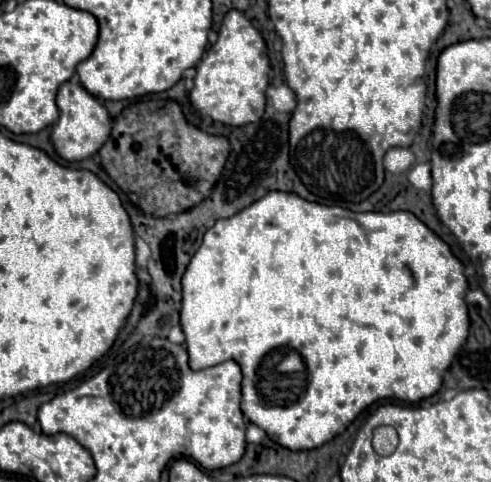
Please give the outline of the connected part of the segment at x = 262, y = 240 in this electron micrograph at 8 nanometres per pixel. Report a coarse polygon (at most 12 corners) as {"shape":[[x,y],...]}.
{"shape":[[287,192],[183,274],[293,452],[441,388],[467,278],[411,212]]}

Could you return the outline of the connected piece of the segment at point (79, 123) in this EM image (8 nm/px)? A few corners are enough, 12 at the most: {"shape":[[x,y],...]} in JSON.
{"shape":[[77,80],[59,88],[51,144],[81,162],[109,138],[105,106]]}

